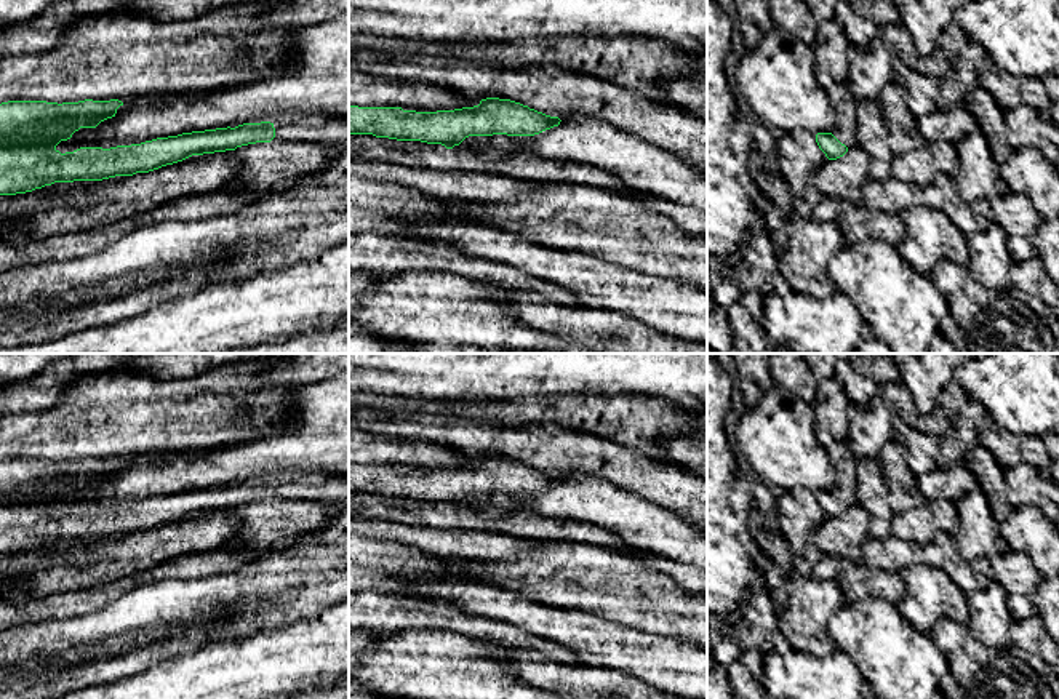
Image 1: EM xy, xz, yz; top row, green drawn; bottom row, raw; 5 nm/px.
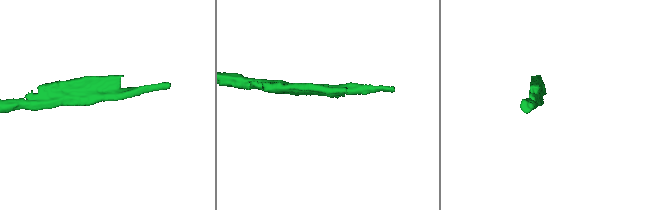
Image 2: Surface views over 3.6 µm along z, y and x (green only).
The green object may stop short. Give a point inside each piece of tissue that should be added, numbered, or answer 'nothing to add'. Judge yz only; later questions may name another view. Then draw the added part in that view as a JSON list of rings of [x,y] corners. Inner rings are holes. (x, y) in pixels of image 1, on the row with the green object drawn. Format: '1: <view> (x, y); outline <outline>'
1: yz (840, 95); outline [[[816,74],[821,86],[827,93],[835,112],[837,125],[832,134],[848,149],[856,147],[856,102],[848,83],[835,83],[825,74]]]

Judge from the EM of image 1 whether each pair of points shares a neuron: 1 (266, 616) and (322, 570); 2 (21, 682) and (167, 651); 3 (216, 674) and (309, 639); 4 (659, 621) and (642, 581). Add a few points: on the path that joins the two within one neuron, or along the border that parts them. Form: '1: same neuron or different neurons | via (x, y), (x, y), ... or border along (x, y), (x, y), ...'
1: same neuron | via (280, 602), (307, 575)
2: same neuron | via (58, 682), (130, 664)
3: same neuron | via (239, 672), (287, 659)
4: same neuron | via (647, 618), (634, 605), (634, 594)

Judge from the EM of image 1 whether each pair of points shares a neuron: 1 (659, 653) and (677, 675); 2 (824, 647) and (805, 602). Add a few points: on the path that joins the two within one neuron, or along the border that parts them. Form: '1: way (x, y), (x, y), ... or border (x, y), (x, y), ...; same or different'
1: way (664, 658), (677, 671); same
2: way (816, 635), (805, 624), (805, 613); same

